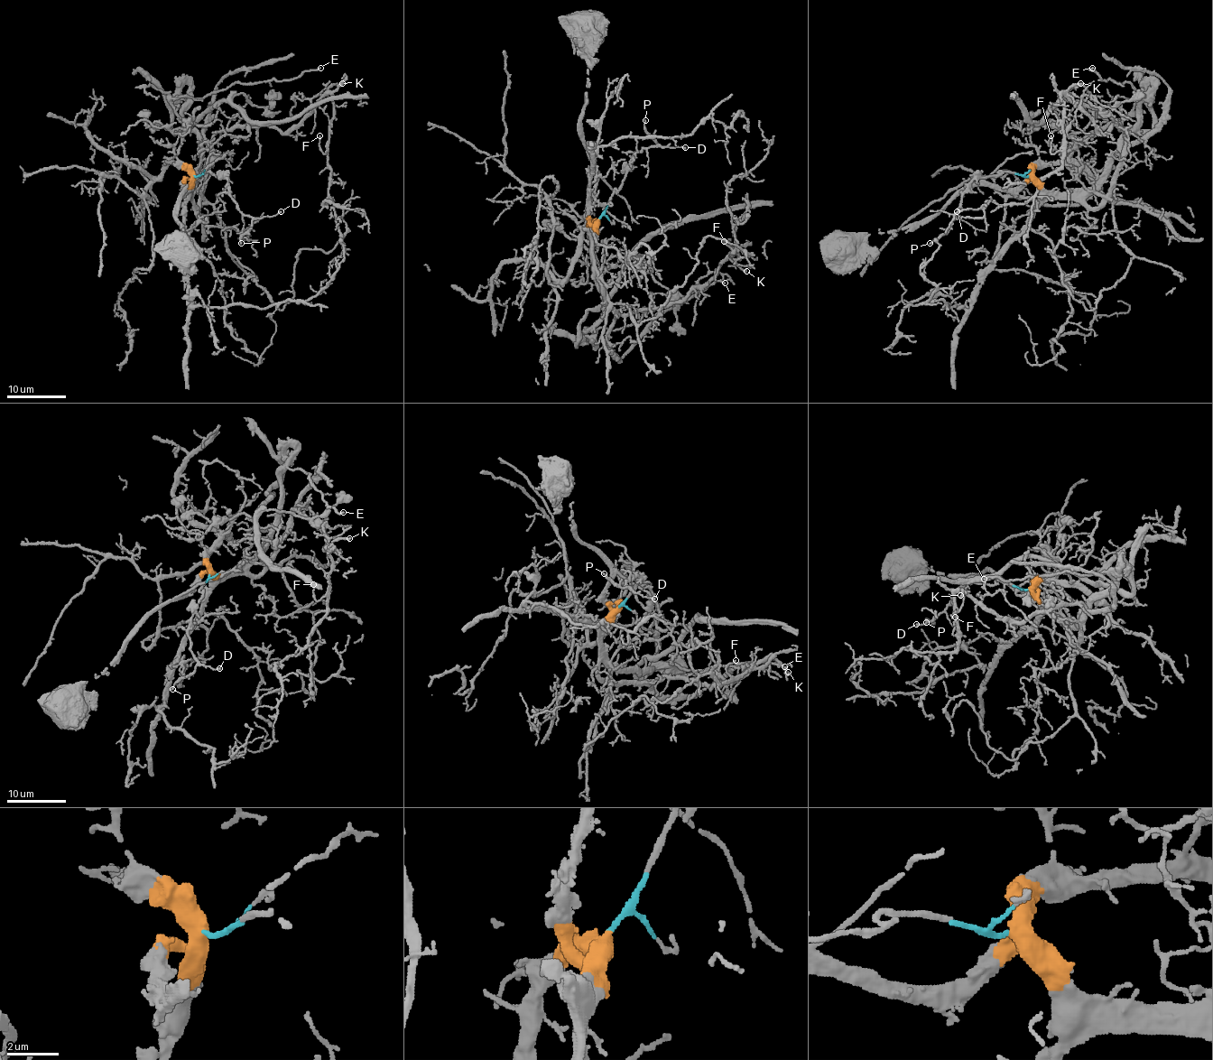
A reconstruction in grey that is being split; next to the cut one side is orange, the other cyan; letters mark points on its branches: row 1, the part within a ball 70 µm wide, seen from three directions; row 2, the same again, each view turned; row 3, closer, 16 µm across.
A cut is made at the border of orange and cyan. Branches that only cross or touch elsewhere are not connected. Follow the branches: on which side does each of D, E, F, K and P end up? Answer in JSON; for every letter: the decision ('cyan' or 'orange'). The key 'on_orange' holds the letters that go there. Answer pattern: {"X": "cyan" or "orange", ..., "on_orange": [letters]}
{"D": "cyan", "E": "orange", "F": "orange", "K": "orange", "P": "cyan", "on_orange": ["E", "F", "K"]}

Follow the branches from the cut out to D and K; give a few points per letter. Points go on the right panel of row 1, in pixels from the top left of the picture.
D: (1029, 177), (1008, 172), (976, 177), (962, 196), (956, 218), (956, 210)
K: (1029, 177), (1050, 191), (1108, 191), (1124, 132), (1115, 125), (1097, 129), (1067, 92), (1080, 83)

